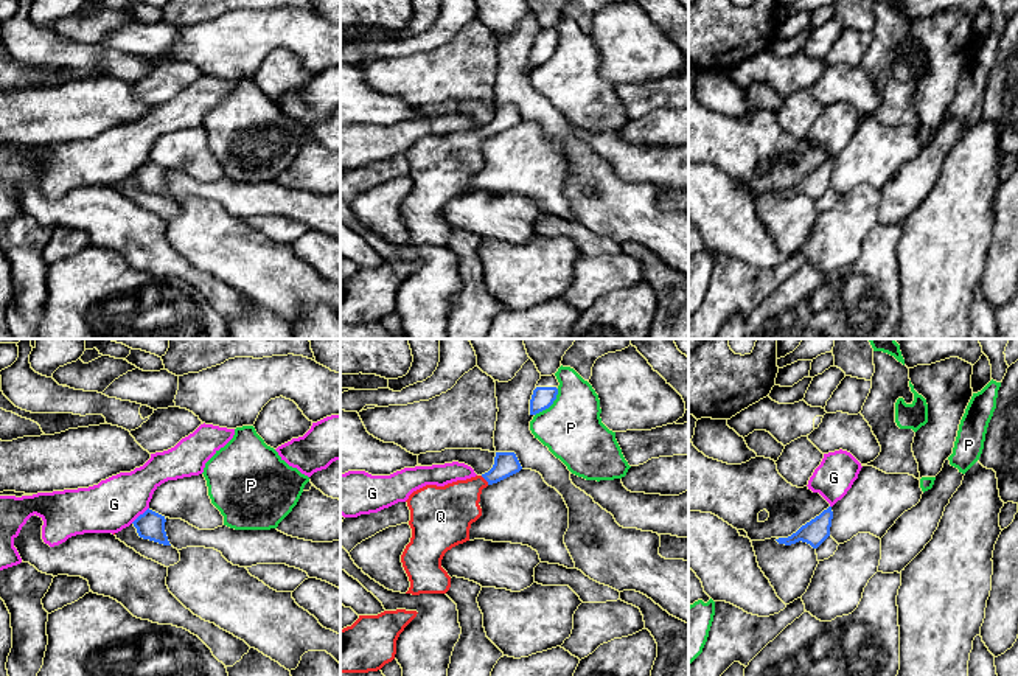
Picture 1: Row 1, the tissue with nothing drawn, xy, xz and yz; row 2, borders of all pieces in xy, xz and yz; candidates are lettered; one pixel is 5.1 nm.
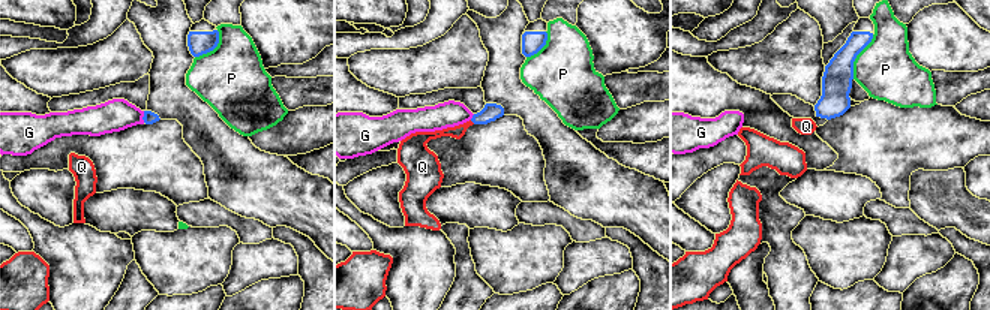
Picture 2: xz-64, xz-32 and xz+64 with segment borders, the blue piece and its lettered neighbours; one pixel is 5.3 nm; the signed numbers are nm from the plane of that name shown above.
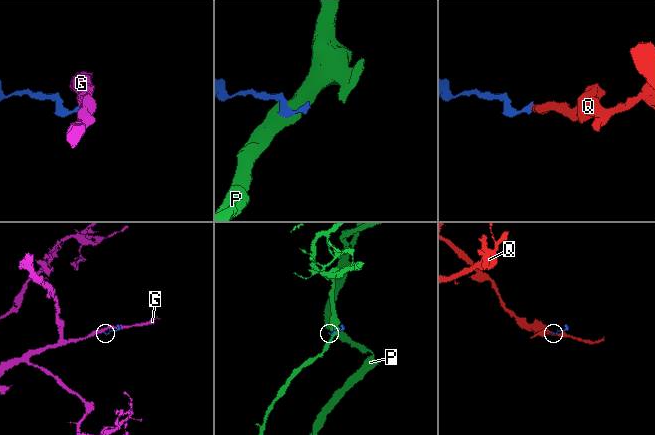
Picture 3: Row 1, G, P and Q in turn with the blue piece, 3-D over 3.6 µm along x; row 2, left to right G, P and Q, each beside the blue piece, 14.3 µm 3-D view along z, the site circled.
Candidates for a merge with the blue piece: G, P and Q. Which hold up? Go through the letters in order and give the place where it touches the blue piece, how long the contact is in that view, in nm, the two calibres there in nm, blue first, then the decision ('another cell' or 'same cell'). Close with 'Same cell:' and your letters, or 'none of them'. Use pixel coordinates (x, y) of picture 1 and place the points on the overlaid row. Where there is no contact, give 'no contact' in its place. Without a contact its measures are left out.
G: xy (140, 515) | 130 nm | 140/280 nm | another cell
P: xz (550, 404) | 190 nm | 110/320 nm | another cell
Q: xz (485, 479) | 60 nm | 130/260 nm | same cell
Same cell: Q

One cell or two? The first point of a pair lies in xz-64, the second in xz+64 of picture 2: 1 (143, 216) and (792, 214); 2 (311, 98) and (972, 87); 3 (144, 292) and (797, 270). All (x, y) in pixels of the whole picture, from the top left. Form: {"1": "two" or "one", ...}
{"1": "two", "2": "one", "3": "one"}

